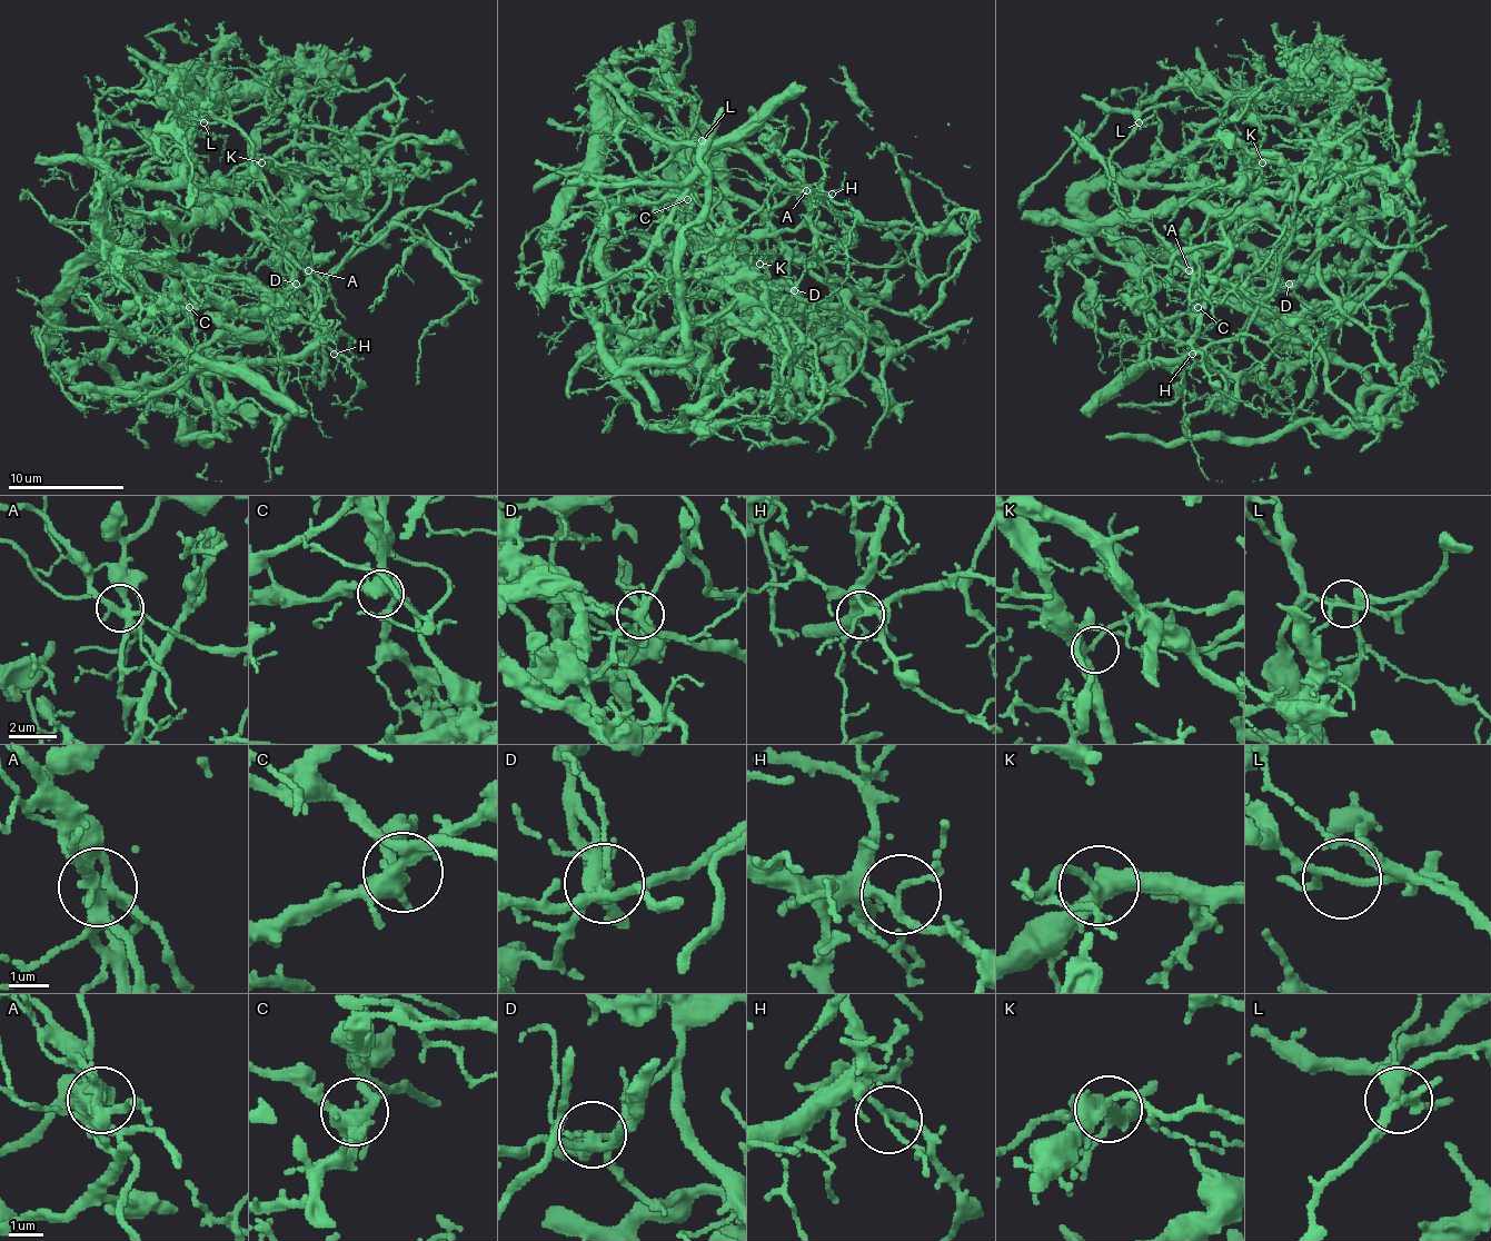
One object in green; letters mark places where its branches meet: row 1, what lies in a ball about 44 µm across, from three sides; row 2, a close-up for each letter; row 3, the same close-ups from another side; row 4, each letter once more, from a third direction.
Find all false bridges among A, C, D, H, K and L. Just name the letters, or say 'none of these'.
A, D, L

